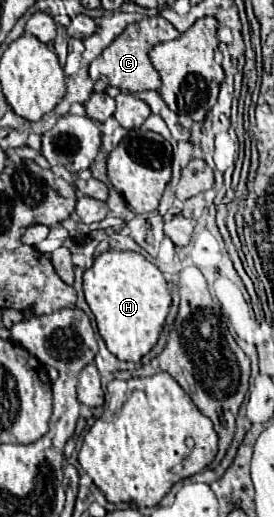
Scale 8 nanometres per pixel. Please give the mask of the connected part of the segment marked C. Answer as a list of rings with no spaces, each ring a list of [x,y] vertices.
[[[161,16],[143,18],[139,22],[133,22],[91,62],[89,76],[91,76],[91,80],[103,80],[103,82],[107,82],[107,84],[111,84],[123,92],[159,90],[161,78],[149,60],[149,50],[155,44],[159,44],[163,40],[173,40],[177,36],[179,36],[179,32],[173,28],[173,24]]]

